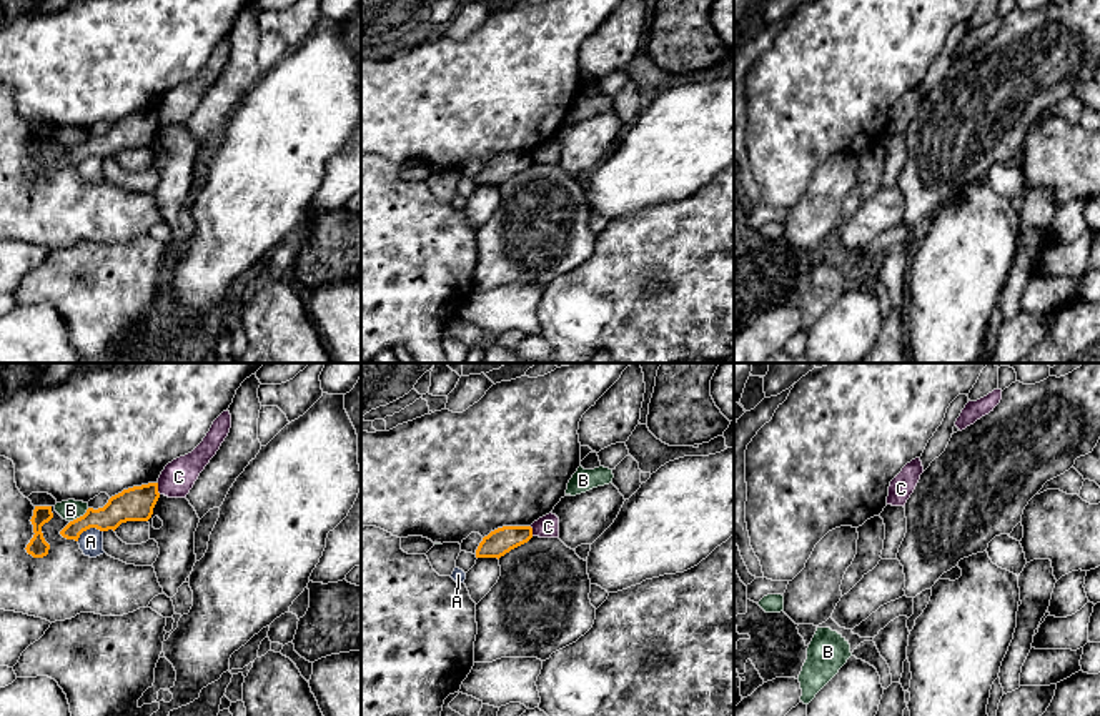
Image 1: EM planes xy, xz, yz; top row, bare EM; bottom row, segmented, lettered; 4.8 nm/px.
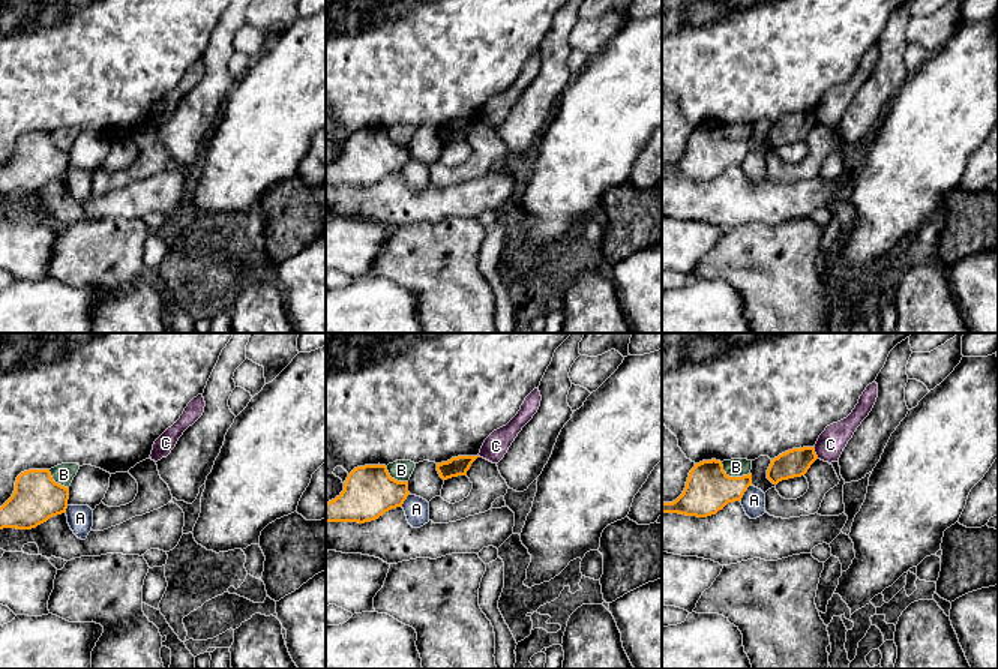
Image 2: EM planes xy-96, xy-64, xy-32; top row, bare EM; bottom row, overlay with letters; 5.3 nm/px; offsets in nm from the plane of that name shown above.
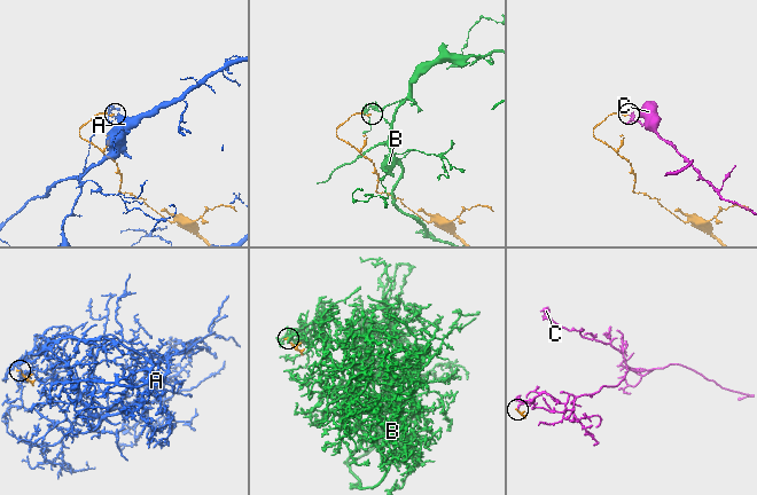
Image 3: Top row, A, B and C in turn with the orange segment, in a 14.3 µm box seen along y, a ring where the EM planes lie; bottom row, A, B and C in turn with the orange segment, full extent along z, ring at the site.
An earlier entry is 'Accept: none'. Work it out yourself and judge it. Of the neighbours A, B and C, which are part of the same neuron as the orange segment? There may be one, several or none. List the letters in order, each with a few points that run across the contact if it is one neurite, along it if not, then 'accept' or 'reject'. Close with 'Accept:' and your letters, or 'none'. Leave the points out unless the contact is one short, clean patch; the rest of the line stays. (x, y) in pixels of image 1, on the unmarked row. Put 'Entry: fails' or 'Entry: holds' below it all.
A: line xy (102, 157), (85, 157), (77, 167); reject
B: line xy (89, 135), (70, 149); reject
C: line xy (157, 110), (160, 120); reject
Accept: none
Entry: holds

